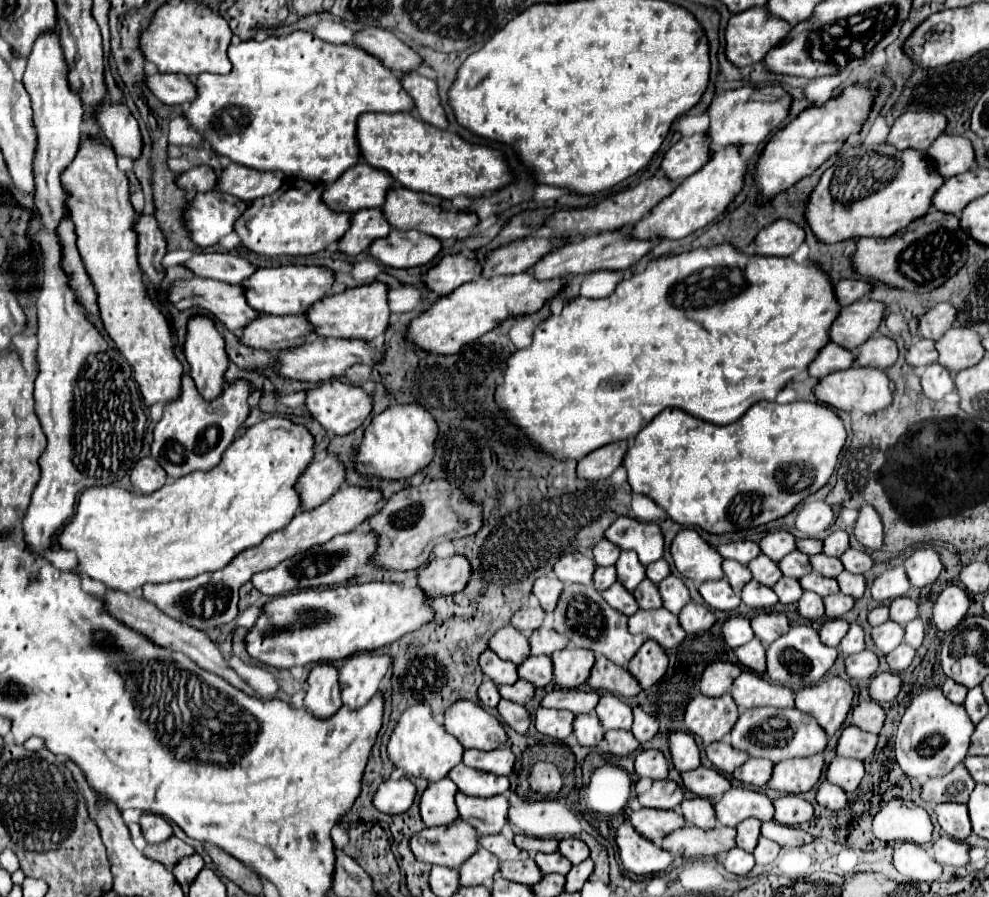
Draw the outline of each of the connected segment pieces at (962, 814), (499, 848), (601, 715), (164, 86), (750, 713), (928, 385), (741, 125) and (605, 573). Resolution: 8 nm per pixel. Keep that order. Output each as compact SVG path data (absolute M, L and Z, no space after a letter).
M940 803L936 805L936 817L944 833L948 833L956 841L964 841L972 833L972 825L968 819L968 809L966 805L956 805L956 803Z
M486 835L482 837L482 847L488 849L492 855L498 857L498 861L508 859L528 859L526 851L520 851L512 841L508 841L504 835Z
M610 693L600 697L594 711L604 729L626 729L628 731L632 725L632 709Z
M182 73L146 75L144 85L166 105L186 105L196 97L194 79Z
M758 707L742 711L736 725L730 731L730 743L734 749L748 753L750 757L764 757L774 763L794 757L810 757L822 753L826 747L826 733L820 729L812 715L798 709L776 709L776 707Z
M932 363L926 367L926 371L920 377L922 391L930 401L940 401L946 393L954 389L954 375L940 367L938 363Z
M746 85L716 95L706 109L710 117L710 127L706 129L706 137L710 141L710 155L720 147L744 143L758 145L766 141L770 133L774 133L780 127L780 123L788 115L788 109L790 109L790 95L778 85L768 85L762 89L752 89L750 85Z
M598 567L594 571L594 589L604 591L612 583L616 583L616 569L614 567Z

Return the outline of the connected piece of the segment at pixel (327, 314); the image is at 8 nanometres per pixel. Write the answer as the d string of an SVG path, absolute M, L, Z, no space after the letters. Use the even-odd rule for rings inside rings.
M374 281L370 285L346 289L344 293L328 295L328 297L316 301L316 305L312 305L312 309L306 309L304 315L308 317L312 331L316 335L324 337L324 339L334 337L334 339L364 339L364 341L370 341L376 335L384 333L386 327L388 327L390 309L388 309L388 301L386 301L386 285Z

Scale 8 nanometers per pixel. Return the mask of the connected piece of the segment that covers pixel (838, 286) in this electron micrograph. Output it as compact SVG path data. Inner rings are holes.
M842 279L838 283L834 283L834 293L836 293L836 299L842 307L858 301L862 295L868 295L870 293L870 283L866 281L854 281L854 279Z

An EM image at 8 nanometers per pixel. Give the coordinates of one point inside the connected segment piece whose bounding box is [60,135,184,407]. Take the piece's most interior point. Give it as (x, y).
(97, 190)

